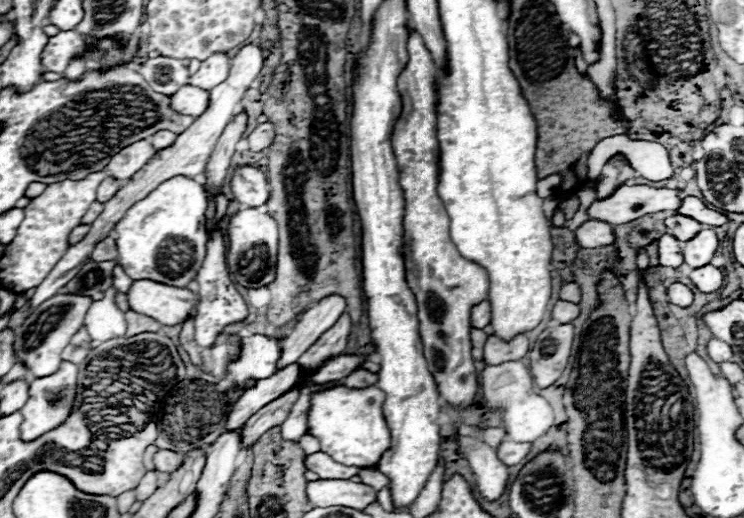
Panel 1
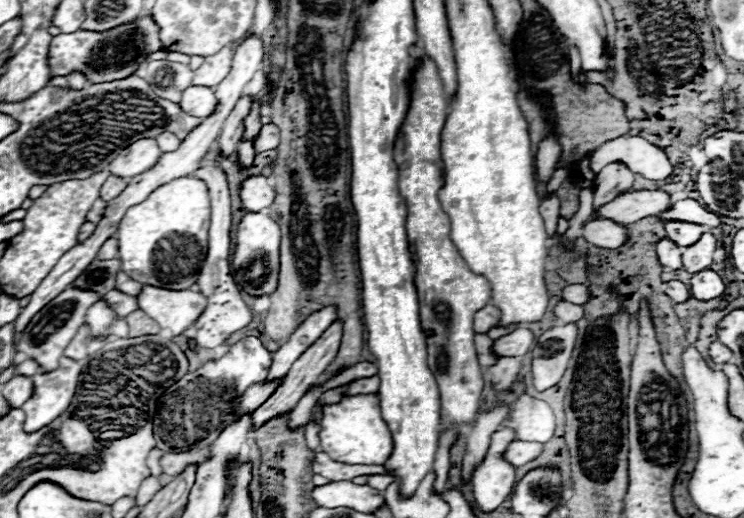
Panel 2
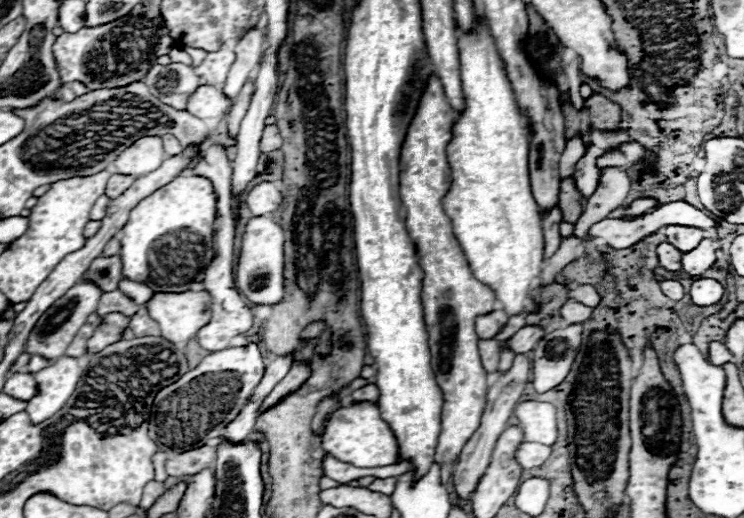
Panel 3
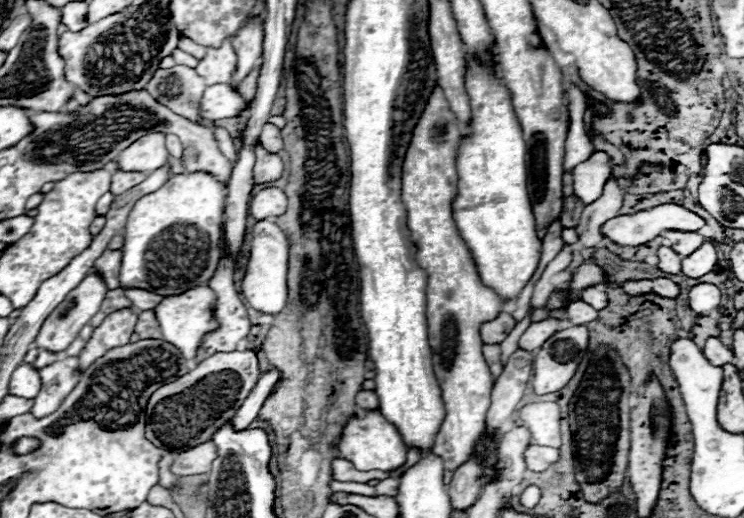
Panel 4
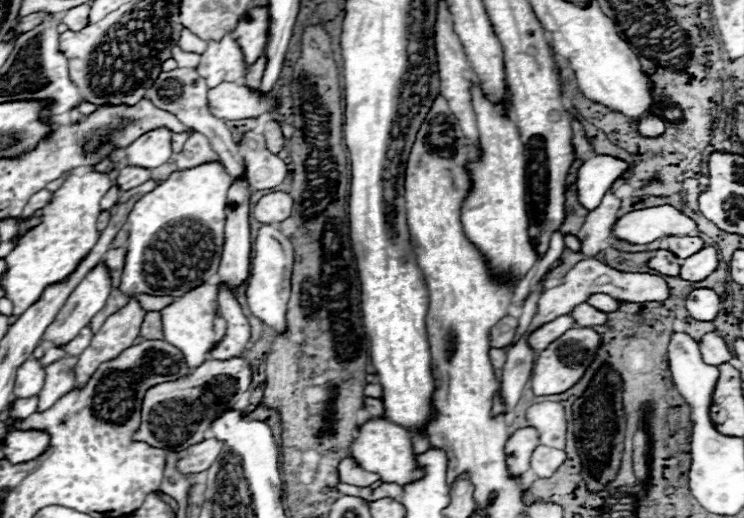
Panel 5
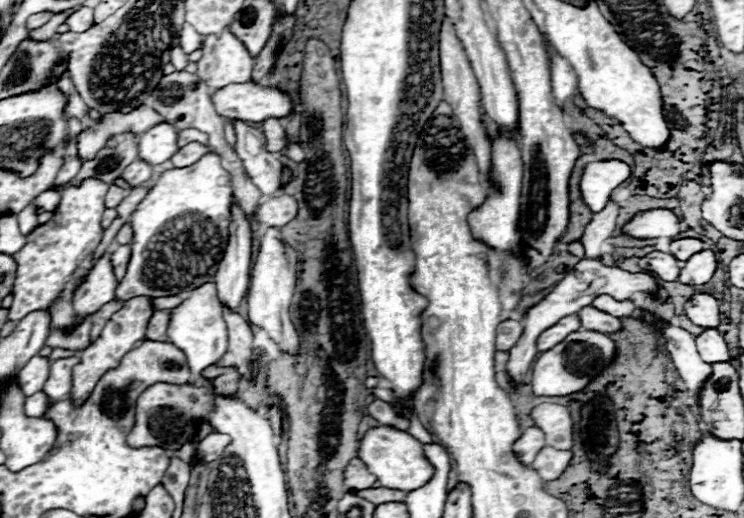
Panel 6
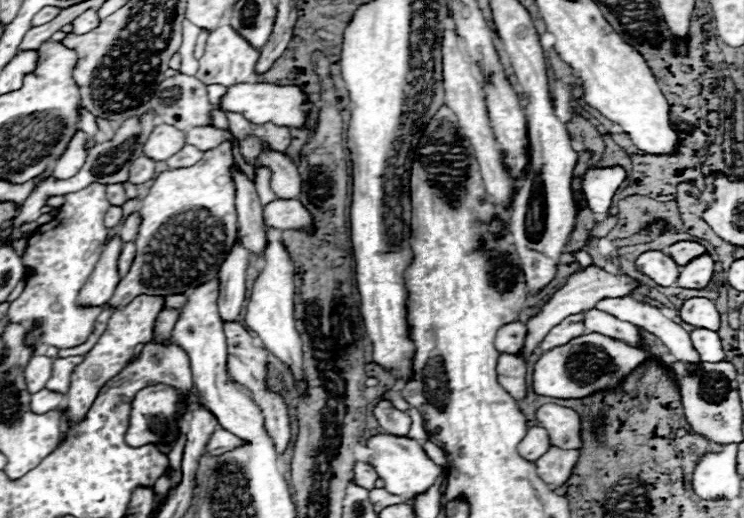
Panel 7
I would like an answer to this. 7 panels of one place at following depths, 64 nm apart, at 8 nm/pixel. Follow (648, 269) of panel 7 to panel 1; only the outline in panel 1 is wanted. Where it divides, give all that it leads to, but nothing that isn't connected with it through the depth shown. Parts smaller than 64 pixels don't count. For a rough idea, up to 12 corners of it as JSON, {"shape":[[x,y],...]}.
{"shape":[[664,234],[658,240],[662,266],[678,268],[684,262],[682,242]]}

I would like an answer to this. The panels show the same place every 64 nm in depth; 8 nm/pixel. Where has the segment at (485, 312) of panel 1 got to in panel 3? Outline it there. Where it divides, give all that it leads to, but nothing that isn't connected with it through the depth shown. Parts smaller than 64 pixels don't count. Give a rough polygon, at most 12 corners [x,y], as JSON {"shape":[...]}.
{"shape":[[504,310],[478,316],[476,334],[494,338],[494,334],[508,322]]}

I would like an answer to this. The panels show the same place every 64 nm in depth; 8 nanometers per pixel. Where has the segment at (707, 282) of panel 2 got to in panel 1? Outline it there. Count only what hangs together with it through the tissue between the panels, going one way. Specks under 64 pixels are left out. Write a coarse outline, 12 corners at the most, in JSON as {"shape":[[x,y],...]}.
{"shape":[[706,264],[694,268],[690,280],[702,292],[722,288],[724,274],[720,268]]}

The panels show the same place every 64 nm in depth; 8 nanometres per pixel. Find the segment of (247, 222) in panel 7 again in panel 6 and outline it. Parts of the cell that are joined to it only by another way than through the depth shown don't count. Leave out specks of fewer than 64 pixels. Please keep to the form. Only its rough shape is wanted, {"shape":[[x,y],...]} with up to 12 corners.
{"shape":[[196,74],[162,76],[150,106],[178,130],[198,128],[232,176],[248,220],[262,194],[224,138],[210,88]]}

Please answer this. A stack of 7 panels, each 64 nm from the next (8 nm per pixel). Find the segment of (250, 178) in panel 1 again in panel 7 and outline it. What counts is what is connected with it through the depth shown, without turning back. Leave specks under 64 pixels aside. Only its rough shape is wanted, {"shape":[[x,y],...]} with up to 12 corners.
{"shape":[[298,200],[262,208],[270,228],[310,228],[310,212]]}

